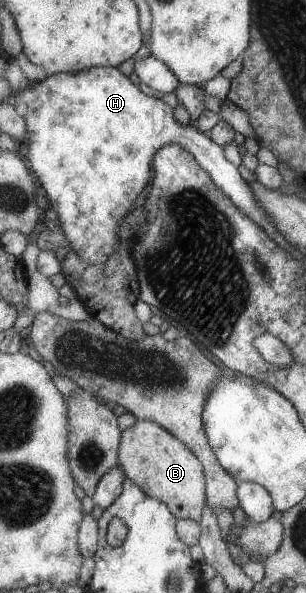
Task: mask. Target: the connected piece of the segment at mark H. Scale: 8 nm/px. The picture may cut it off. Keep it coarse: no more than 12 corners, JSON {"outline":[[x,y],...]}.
{"outline":[[117,67],[30,85],[27,159],[106,263],[170,143],[263,229],[223,146]]}

